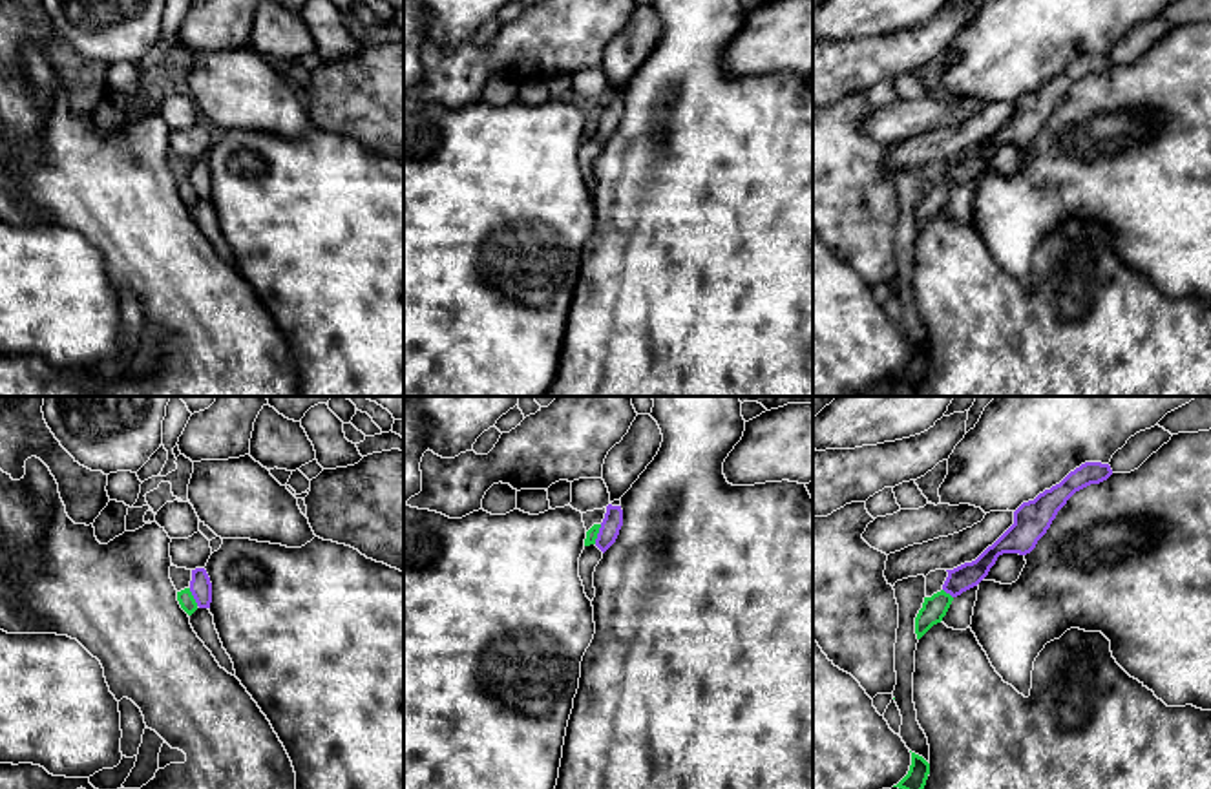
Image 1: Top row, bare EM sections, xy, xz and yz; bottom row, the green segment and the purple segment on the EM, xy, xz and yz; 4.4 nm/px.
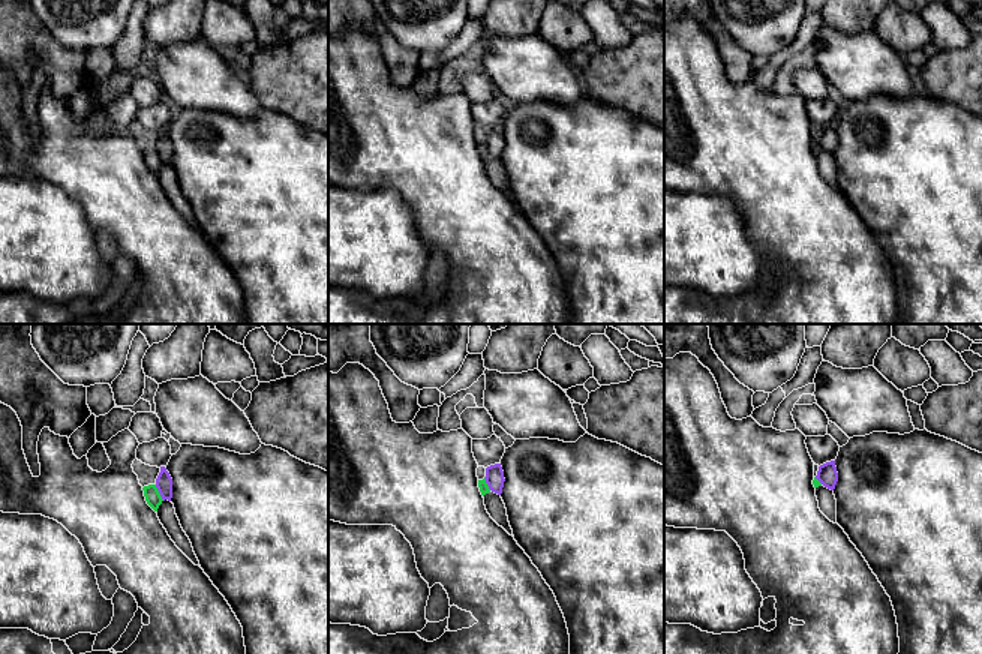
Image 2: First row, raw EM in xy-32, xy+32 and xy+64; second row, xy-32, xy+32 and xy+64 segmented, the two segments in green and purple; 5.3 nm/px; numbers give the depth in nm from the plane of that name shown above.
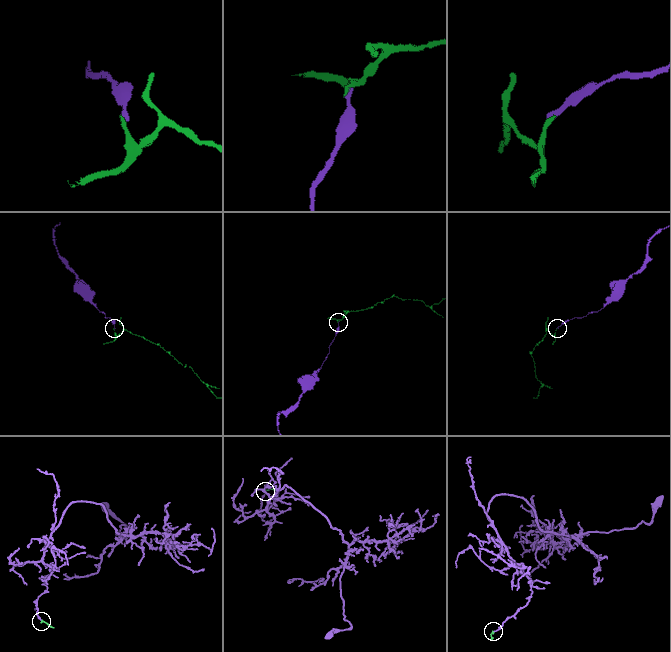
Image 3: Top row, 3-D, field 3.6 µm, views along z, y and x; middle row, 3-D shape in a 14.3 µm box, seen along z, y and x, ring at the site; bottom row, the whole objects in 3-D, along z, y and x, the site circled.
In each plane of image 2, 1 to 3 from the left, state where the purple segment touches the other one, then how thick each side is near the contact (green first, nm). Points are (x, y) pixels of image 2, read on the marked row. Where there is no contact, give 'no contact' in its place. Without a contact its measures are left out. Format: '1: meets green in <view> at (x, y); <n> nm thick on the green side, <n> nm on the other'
1: meets green in xy-32 at (158, 492); 90 nm thick on the green side, 90 nm on the other
2: meets green in xy+32 at (486, 483); 50 nm thick on the green side, 100 nm on the other
3: meets green in xy+64 at (817, 480); 40 nm thick on the green side, 110 nm on the other

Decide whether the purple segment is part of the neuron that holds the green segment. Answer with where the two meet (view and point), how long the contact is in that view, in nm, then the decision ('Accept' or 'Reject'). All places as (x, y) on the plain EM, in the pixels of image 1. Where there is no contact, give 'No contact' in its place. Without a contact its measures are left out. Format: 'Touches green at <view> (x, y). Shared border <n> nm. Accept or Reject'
Touches green at xz (598, 123). Shared border 90 nm. Reject

